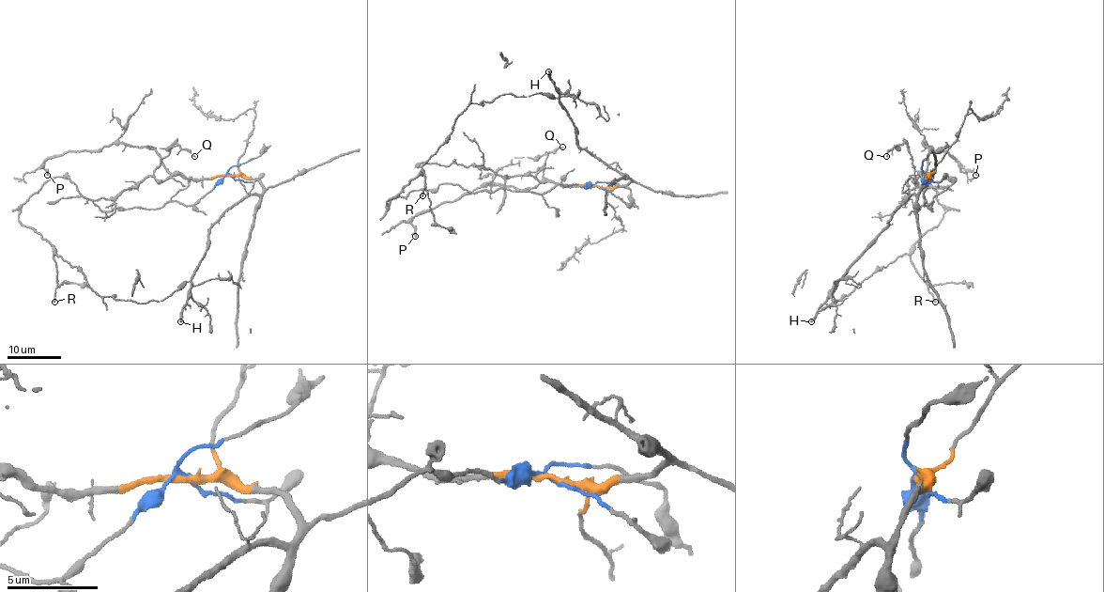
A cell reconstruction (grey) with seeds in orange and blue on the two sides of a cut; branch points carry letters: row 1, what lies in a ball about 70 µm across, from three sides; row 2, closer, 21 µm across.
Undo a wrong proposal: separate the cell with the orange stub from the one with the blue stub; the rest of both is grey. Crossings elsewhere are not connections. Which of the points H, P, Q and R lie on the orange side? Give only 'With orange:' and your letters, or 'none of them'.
With orange: H, P, Q

